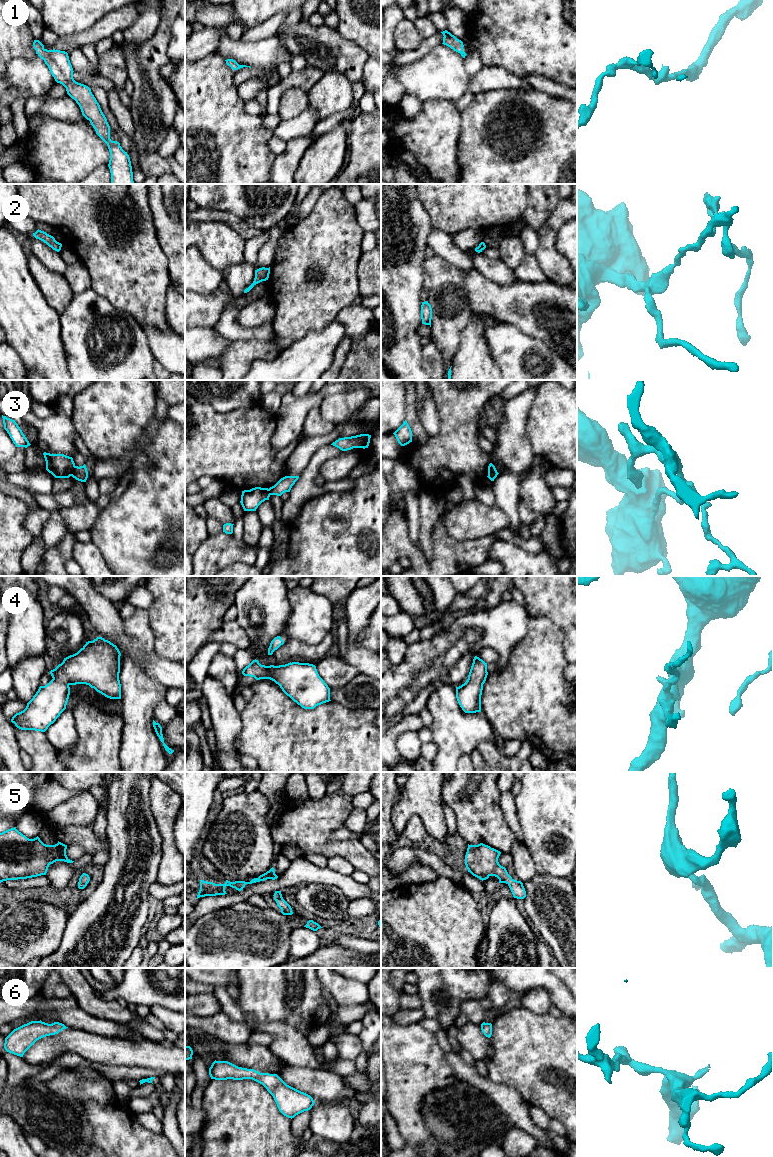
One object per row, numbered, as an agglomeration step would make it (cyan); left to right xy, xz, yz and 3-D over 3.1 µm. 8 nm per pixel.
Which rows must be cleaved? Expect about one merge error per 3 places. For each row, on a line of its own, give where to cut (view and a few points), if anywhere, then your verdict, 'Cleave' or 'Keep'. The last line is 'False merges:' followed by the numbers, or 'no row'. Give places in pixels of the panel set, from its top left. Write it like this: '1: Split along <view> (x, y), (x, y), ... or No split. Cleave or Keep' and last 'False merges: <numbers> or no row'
1: No split. Keep
2: No split. Keep
3: Split along xy (74, 465), (70, 475). Cleave
4: No split. Keep
5: No split. Keep
6: No split. Keep
False merges: 3

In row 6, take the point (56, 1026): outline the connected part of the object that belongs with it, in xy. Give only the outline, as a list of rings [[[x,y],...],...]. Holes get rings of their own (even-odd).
[[[31,1021],[14,1029],[6,1038],[4,1048],[7,1052],[23,1057],[24,1053],[39,1039],[58,1034],[66,1029],[64,1024],[54,1022],[48,1024],[40,1021]]]

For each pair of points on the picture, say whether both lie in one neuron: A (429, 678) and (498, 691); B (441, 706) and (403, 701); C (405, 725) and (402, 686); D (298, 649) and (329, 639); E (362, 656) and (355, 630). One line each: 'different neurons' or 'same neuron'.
A: different neurons
B: different neurons
C: different neurons
D: same neuron
E: same neuron

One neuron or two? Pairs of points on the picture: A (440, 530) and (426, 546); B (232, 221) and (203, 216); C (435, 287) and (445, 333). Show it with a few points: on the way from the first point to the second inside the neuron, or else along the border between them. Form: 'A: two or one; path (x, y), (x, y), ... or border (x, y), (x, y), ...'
A: two; border (440, 518), (431, 532), (432, 556), (427, 561)
B: one; path (225, 217), (210, 216)
C: one; path (445, 295), (445, 320)

